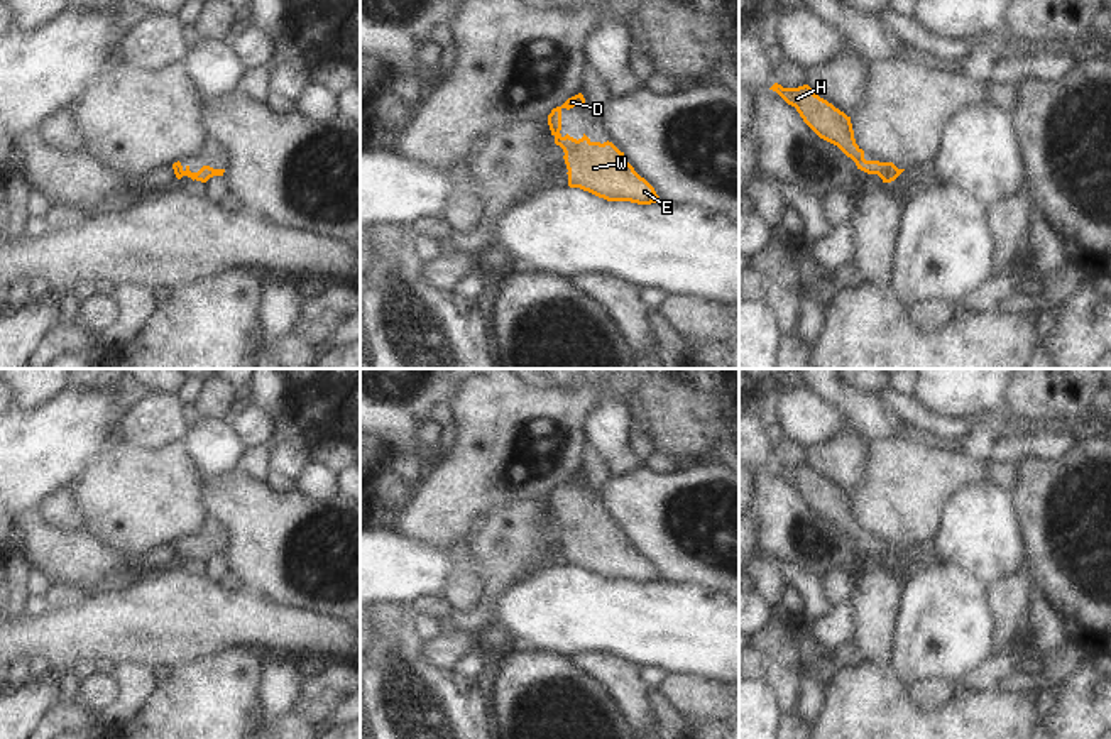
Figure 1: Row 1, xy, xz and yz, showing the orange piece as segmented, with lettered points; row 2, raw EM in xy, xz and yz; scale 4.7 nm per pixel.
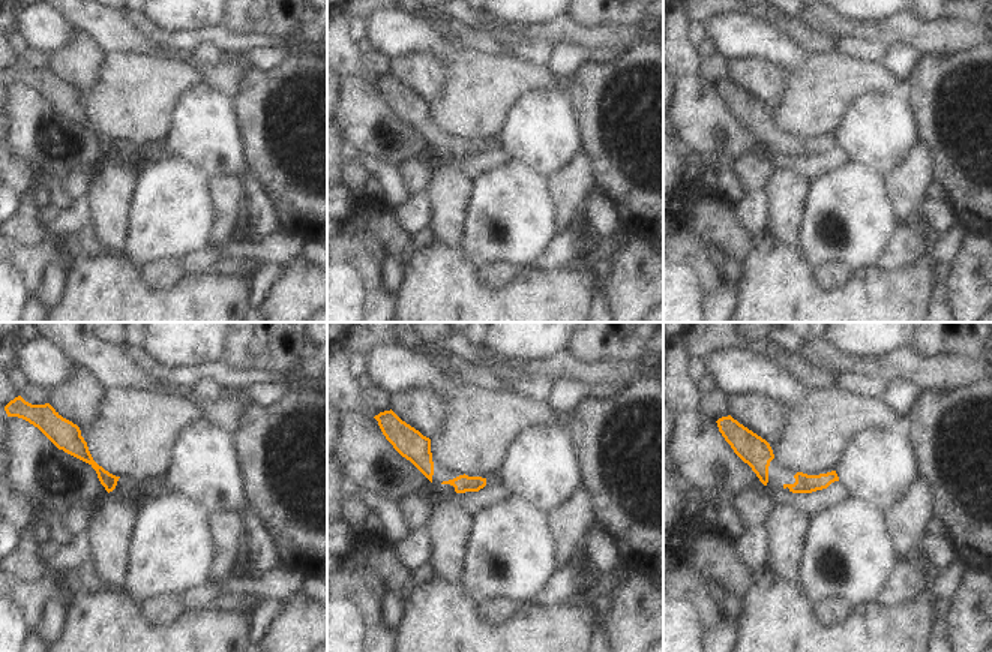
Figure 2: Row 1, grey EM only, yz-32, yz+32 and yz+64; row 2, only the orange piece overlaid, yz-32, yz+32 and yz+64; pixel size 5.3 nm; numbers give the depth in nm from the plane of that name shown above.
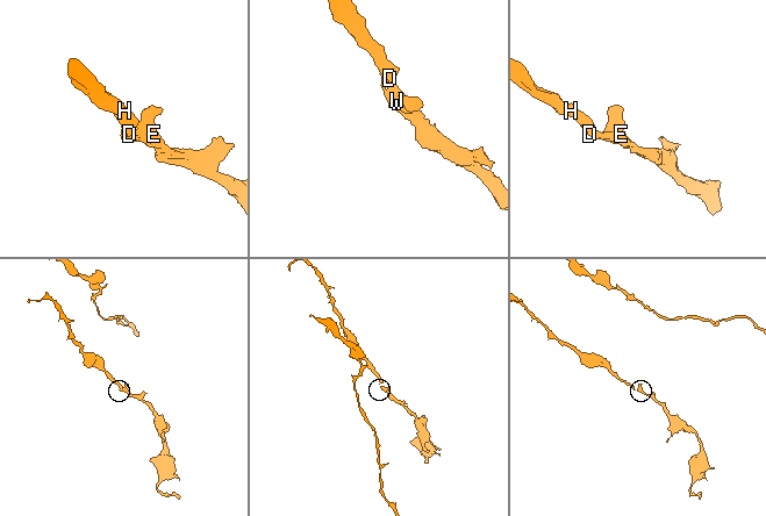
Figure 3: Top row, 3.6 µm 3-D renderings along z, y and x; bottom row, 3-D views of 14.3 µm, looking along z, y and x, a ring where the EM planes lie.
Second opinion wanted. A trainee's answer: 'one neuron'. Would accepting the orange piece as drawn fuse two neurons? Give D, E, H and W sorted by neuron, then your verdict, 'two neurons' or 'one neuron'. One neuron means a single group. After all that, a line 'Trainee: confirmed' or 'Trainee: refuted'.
groups D E H W; one neuron
Trainee: confirmed

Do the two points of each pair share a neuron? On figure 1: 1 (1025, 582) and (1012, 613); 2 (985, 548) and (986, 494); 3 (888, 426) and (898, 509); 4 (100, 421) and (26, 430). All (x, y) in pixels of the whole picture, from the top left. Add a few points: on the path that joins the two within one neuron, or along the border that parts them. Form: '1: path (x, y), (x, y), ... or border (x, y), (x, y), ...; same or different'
1: path (1018, 589), (1012, 596), (1012, 606); same
2: path (985, 535), (985, 508); same
3: border (900, 437), (875, 442); different
4: path (82, 421), (68, 430), (44, 430); same

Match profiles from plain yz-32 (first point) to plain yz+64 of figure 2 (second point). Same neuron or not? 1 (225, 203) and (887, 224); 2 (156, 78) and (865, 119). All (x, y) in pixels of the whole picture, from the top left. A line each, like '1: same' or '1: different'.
1: different
2: different

